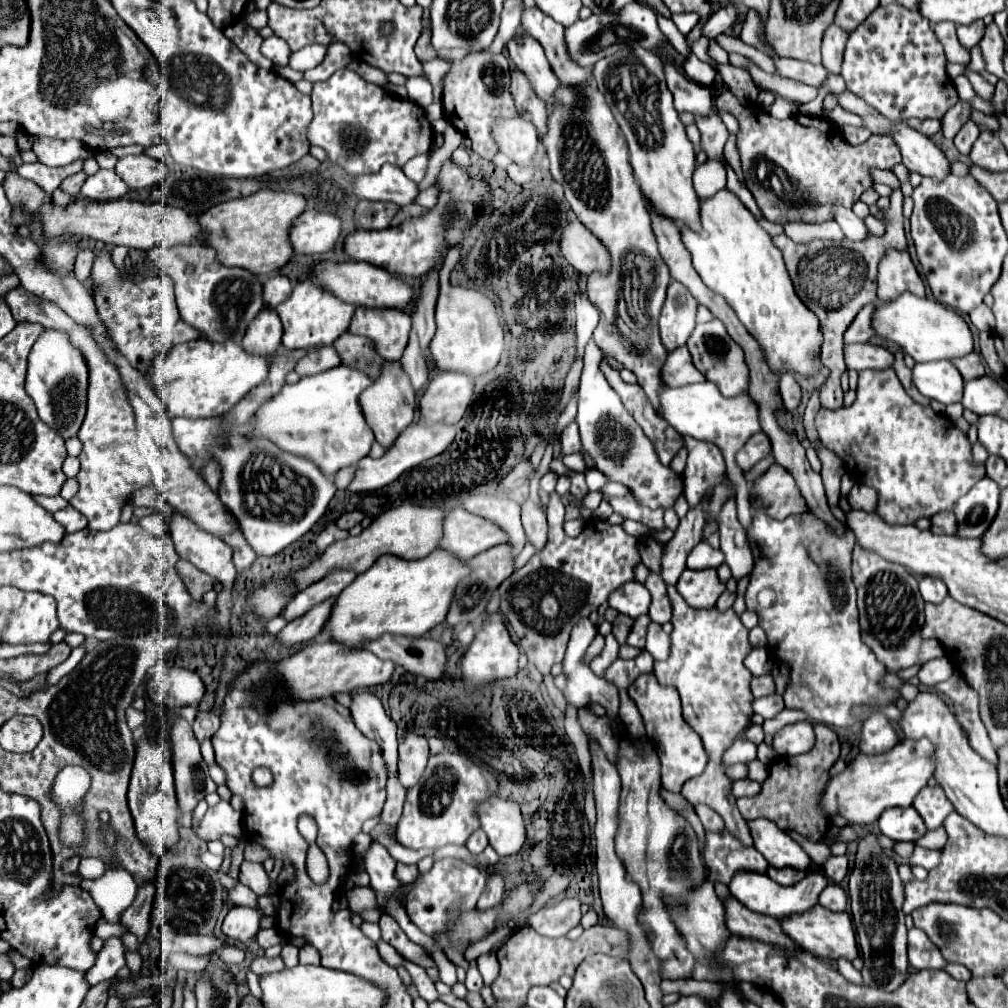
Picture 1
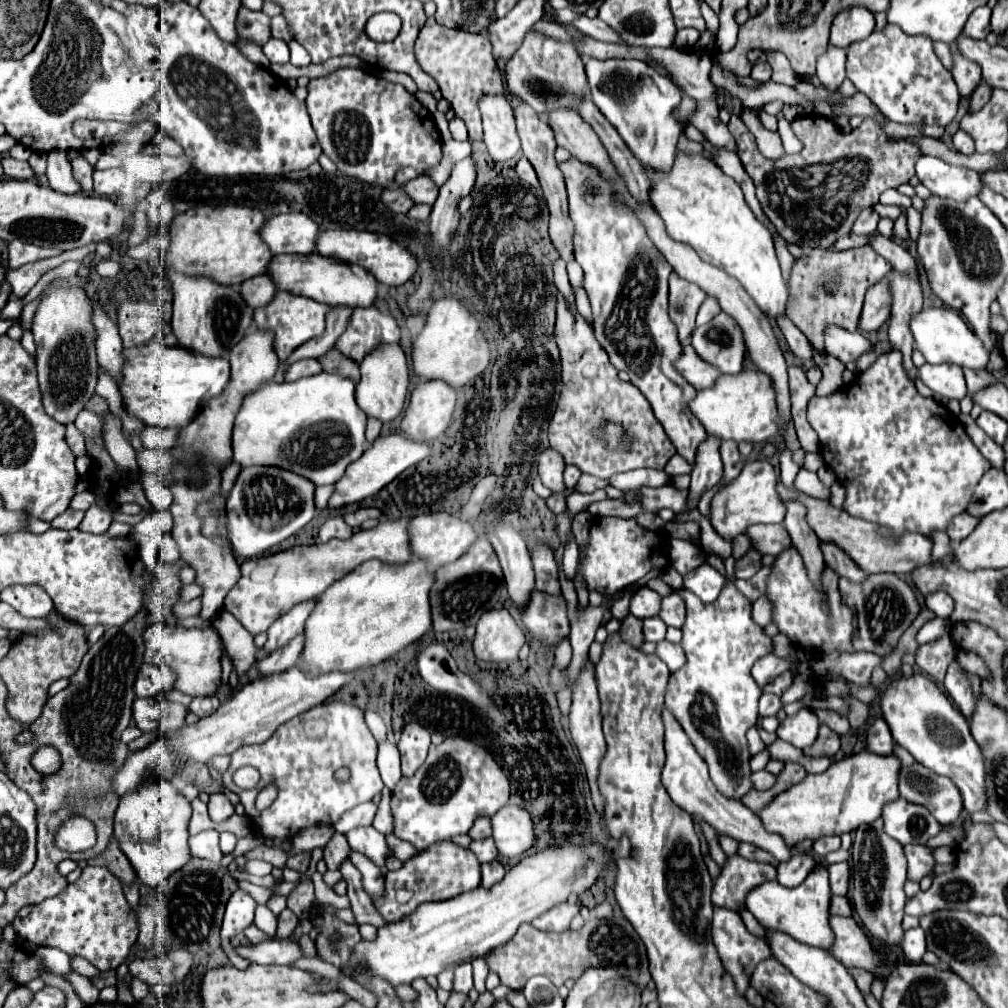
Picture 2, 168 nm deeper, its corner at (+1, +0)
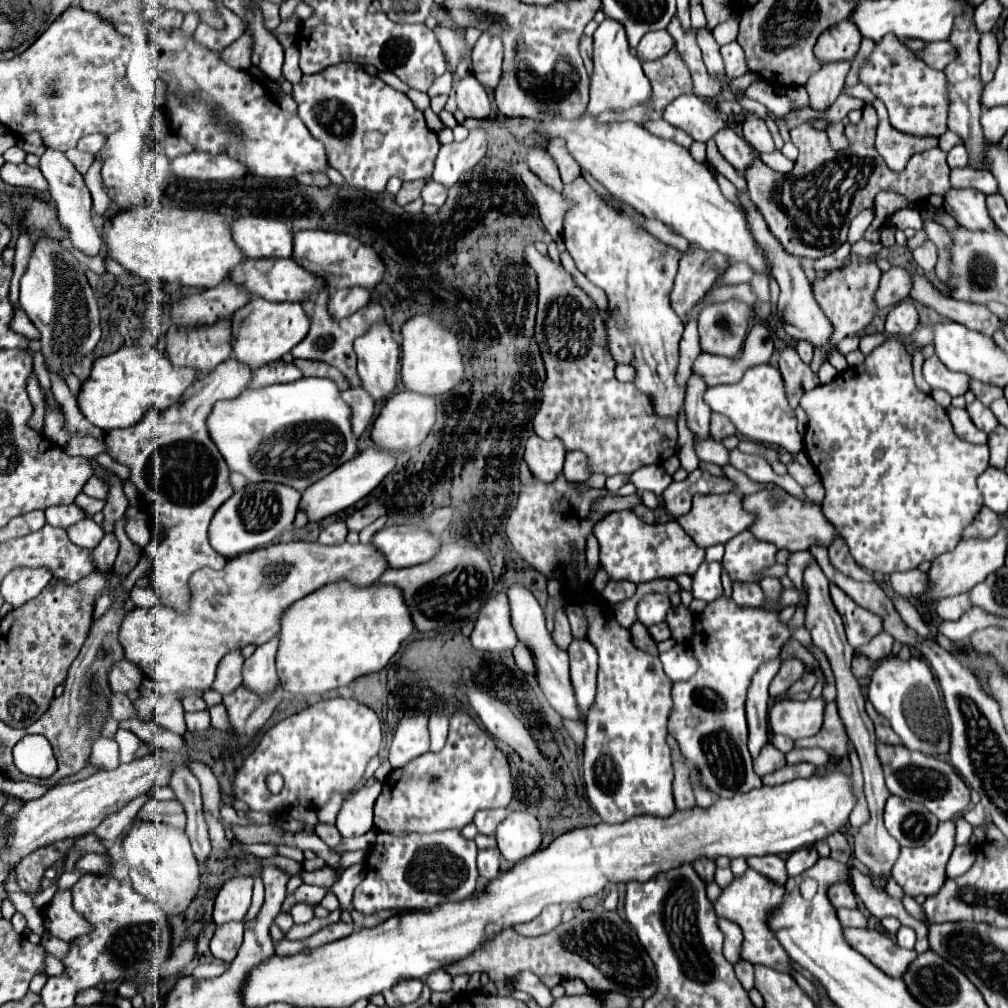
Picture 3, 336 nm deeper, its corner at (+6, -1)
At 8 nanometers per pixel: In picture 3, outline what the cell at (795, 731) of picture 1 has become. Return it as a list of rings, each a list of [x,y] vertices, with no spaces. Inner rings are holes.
[[[809,698],[809,700],[781,700],[775,702],[769,712],[769,724],[775,734],[785,734],[793,740],[815,736],[823,726],[823,710],[825,700]]]

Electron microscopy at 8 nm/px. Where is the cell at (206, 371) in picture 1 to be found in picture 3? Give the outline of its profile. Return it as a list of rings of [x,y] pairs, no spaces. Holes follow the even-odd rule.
[[[129,346],[93,362],[91,374],[77,394],[77,406],[93,426],[105,432],[113,428],[129,428],[129,424],[137,424],[149,408],[161,410],[175,404],[193,380],[197,380],[197,374],[191,368],[171,368],[169,360],[155,350]]]

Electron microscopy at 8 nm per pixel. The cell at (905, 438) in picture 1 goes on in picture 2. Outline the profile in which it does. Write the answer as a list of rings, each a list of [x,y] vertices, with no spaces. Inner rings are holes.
[[[894,349],[880,355],[862,375],[858,373],[848,389],[842,387],[830,397],[812,397],[808,423],[820,437],[820,455],[846,489],[844,509],[852,517],[890,527],[894,535],[912,531],[930,537],[934,529],[946,531],[950,519],[966,511],[974,487],[990,469],[990,463],[970,441],[960,419],[942,403],[922,397],[914,383],[906,379],[902,355]]]

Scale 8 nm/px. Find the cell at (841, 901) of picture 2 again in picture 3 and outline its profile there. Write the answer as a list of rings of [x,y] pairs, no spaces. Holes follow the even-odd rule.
[[[839,908],[837,918],[843,924],[843,928],[867,928],[867,918],[859,910]]]

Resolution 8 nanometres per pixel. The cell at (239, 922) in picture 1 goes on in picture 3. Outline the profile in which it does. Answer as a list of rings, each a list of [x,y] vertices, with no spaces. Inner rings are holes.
[[[235,876],[229,878],[221,890],[217,892],[215,906],[213,906],[213,920],[215,924],[223,922],[241,922],[251,904],[251,890],[253,890],[253,876]]]

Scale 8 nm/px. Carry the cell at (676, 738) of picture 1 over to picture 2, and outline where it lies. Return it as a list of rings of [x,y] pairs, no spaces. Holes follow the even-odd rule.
[[[668,707],[662,709],[662,721],[666,727],[666,737],[664,737],[666,765],[662,771],[662,785],[666,787],[672,801],[678,807],[682,807],[686,813],[696,815],[696,817],[704,819],[706,823],[710,823],[718,833],[726,833],[726,835],[734,837],[736,841],[748,841],[748,843],[764,849],[764,851],[772,853],[778,863],[788,861],[792,857],[792,851],[778,833],[766,831],[762,819],[756,813],[752,813],[748,807],[744,807],[740,801],[726,799],[724,795],[718,795],[718,791],[714,791],[714,785],[710,783],[708,767],[706,767],[704,759],[698,755],[696,747],[690,743],[688,735],[684,733],[684,729],[676,721],[676,717],[668,711]]]

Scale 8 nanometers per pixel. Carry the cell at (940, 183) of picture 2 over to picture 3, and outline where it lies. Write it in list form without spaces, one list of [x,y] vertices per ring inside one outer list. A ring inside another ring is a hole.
[[[949,190],[945,196],[945,210],[957,220],[959,226],[967,230],[987,230],[993,232],[995,222],[985,206],[985,194],[977,190]]]

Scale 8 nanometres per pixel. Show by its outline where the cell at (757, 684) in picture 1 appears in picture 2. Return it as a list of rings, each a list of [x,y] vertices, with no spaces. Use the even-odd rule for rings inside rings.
[[[786,671],[786,673],[778,675],[772,683],[768,683],[762,691],[764,691],[764,693],[776,693],[776,695],[782,695],[782,693],[790,687],[790,683],[792,683],[792,673]]]

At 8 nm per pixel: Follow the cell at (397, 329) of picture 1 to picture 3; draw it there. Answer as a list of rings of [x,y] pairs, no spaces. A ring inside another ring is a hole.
[[[319,290],[319,292],[313,292],[311,296],[307,296],[305,300],[301,300],[301,306],[305,310],[305,314],[309,316],[309,322],[311,322],[311,328],[305,336],[305,340],[301,344],[297,344],[297,348],[293,348],[293,358],[307,358],[307,360],[319,360],[319,362],[327,362],[335,368],[339,368],[351,388],[355,386],[361,386],[359,384],[359,376],[357,376],[357,370],[355,370],[355,352],[353,352],[353,340],[361,334],[367,332],[367,328],[379,320],[383,320],[383,308],[379,304],[369,304],[361,310],[357,310],[355,314],[347,316],[347,318],[341,318],[341,320],[335,320],[329,312],[327,312],[327,300],[329,300],[329,292],[327,290]]]

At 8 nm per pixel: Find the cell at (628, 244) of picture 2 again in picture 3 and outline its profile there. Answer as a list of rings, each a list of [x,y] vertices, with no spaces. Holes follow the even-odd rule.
[[[579,176],[567,184],[563,192],[575,202],[565,218],[563,242],[579,272],[607,292],[611,312],[605,324],[613,358],[637,368],[635,384],[651,396],[659,416],[677,418],[679,406],[685,400],[685,386],[677,386],[675,382],[683,322],[673,312],[669,294],[681,252],[633,224],[631,218],[621,218],[617,210],[611,210],[611,206],[601,200],[585,178]]]

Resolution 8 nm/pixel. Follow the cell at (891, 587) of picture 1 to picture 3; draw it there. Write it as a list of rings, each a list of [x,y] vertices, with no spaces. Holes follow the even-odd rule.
[[[831,584],[829,590],[831,590],[833,604],[835,604],[837,612],[843,618],[847,640],[849,640],[849,644],[853,648],[859,648],[859,646],[867,644],[875,634],[881,632],[881,618],[877,614],[873,614],[873,612],[857,606],[835,584]]]

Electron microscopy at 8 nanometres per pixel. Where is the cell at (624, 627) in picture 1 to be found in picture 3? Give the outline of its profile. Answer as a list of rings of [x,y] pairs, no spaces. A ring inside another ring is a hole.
[[[641,622],[633,624],[633,628],[631,628],[631,636],[633,636],[633,644],[637,644],[637,648],[641,648],[641,650],[643,650],[643,652],[647,652],[647,654],[659,656],[657,642],[651,638],[649,630],[647,630]]]

